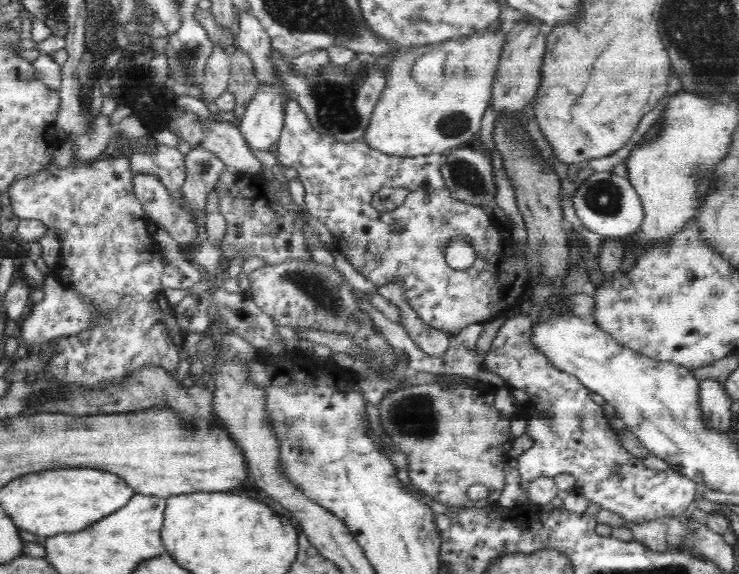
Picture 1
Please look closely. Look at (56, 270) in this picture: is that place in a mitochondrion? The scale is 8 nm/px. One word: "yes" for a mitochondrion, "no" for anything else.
no

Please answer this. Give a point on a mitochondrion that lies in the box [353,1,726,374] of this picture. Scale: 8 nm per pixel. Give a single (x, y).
(603, 196)

